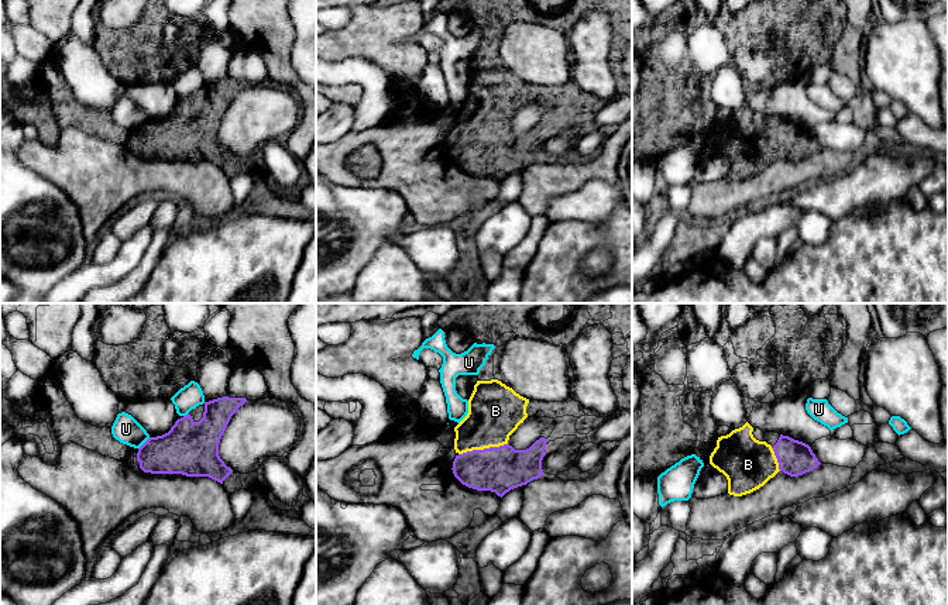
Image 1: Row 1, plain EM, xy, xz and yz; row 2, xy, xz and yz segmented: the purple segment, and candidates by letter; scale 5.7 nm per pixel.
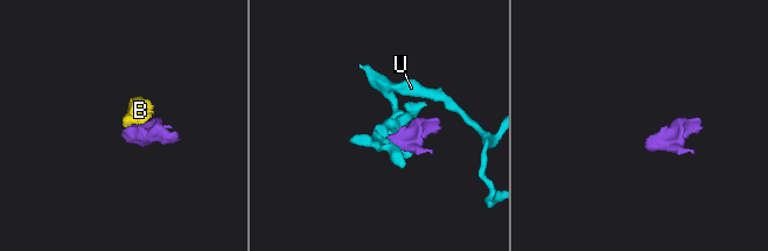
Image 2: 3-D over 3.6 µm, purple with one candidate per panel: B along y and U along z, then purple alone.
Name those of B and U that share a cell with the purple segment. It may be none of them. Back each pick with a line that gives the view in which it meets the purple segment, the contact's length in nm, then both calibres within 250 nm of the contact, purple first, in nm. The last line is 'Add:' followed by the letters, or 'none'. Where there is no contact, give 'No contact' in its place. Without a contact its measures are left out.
B: Touches purple in xz. Shared border 280 nm. Thickness 260 nm (purple) against 320 nm
Add: B

